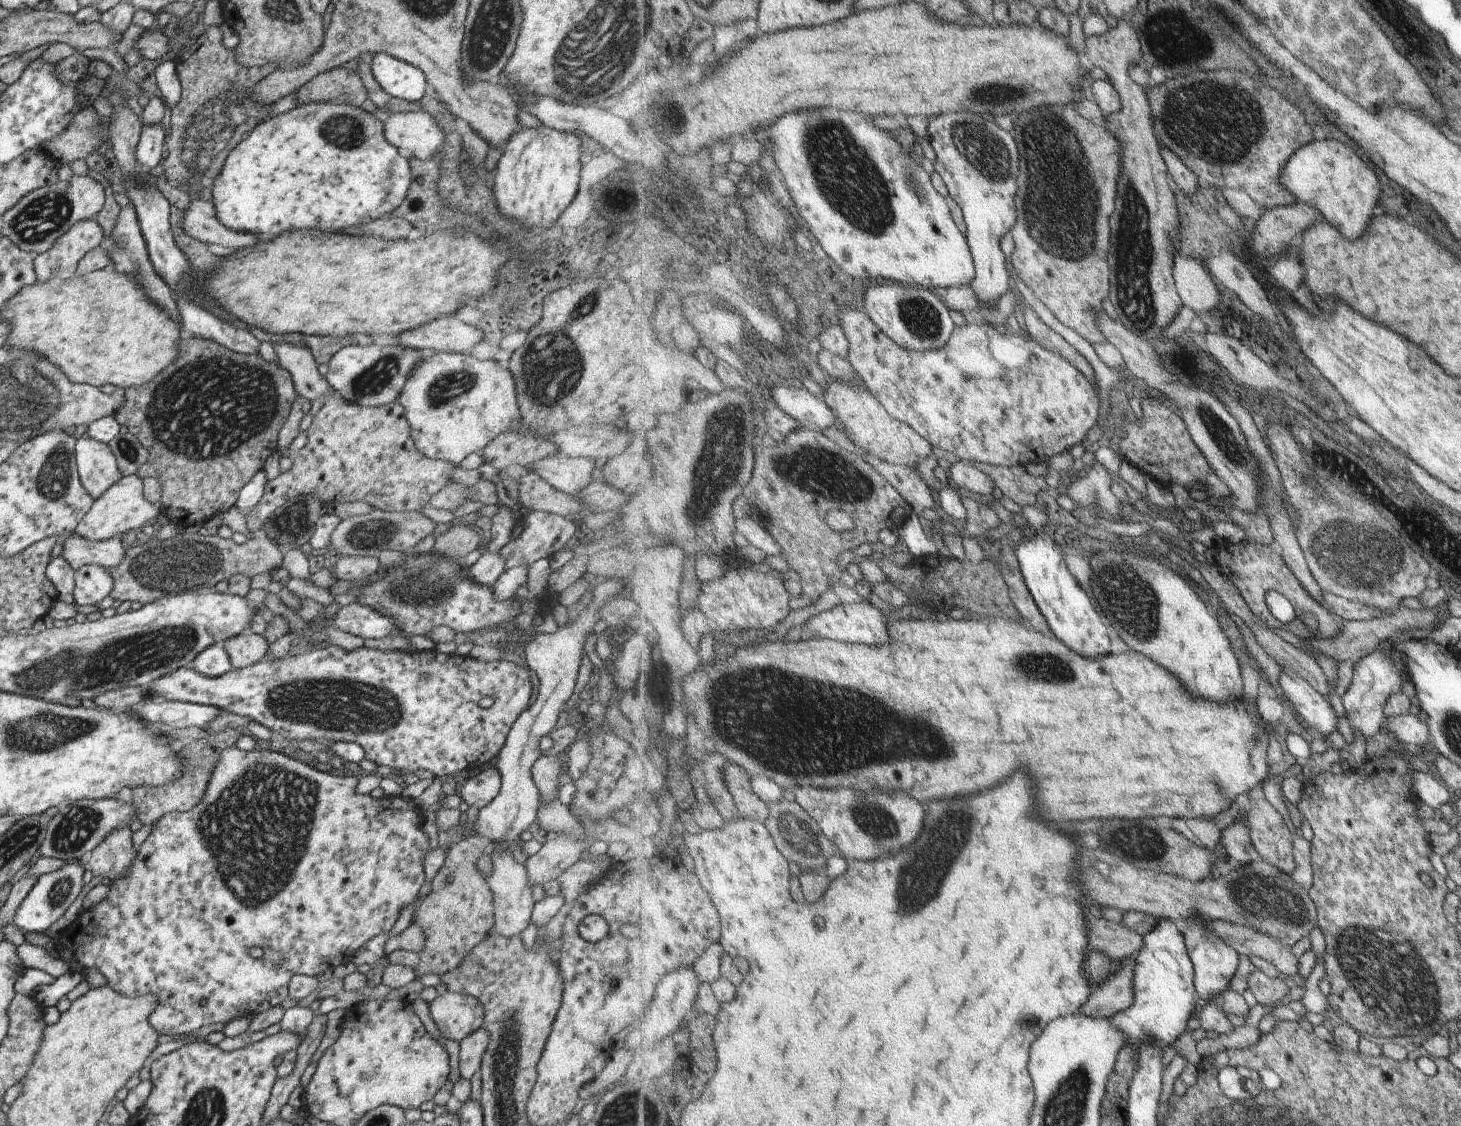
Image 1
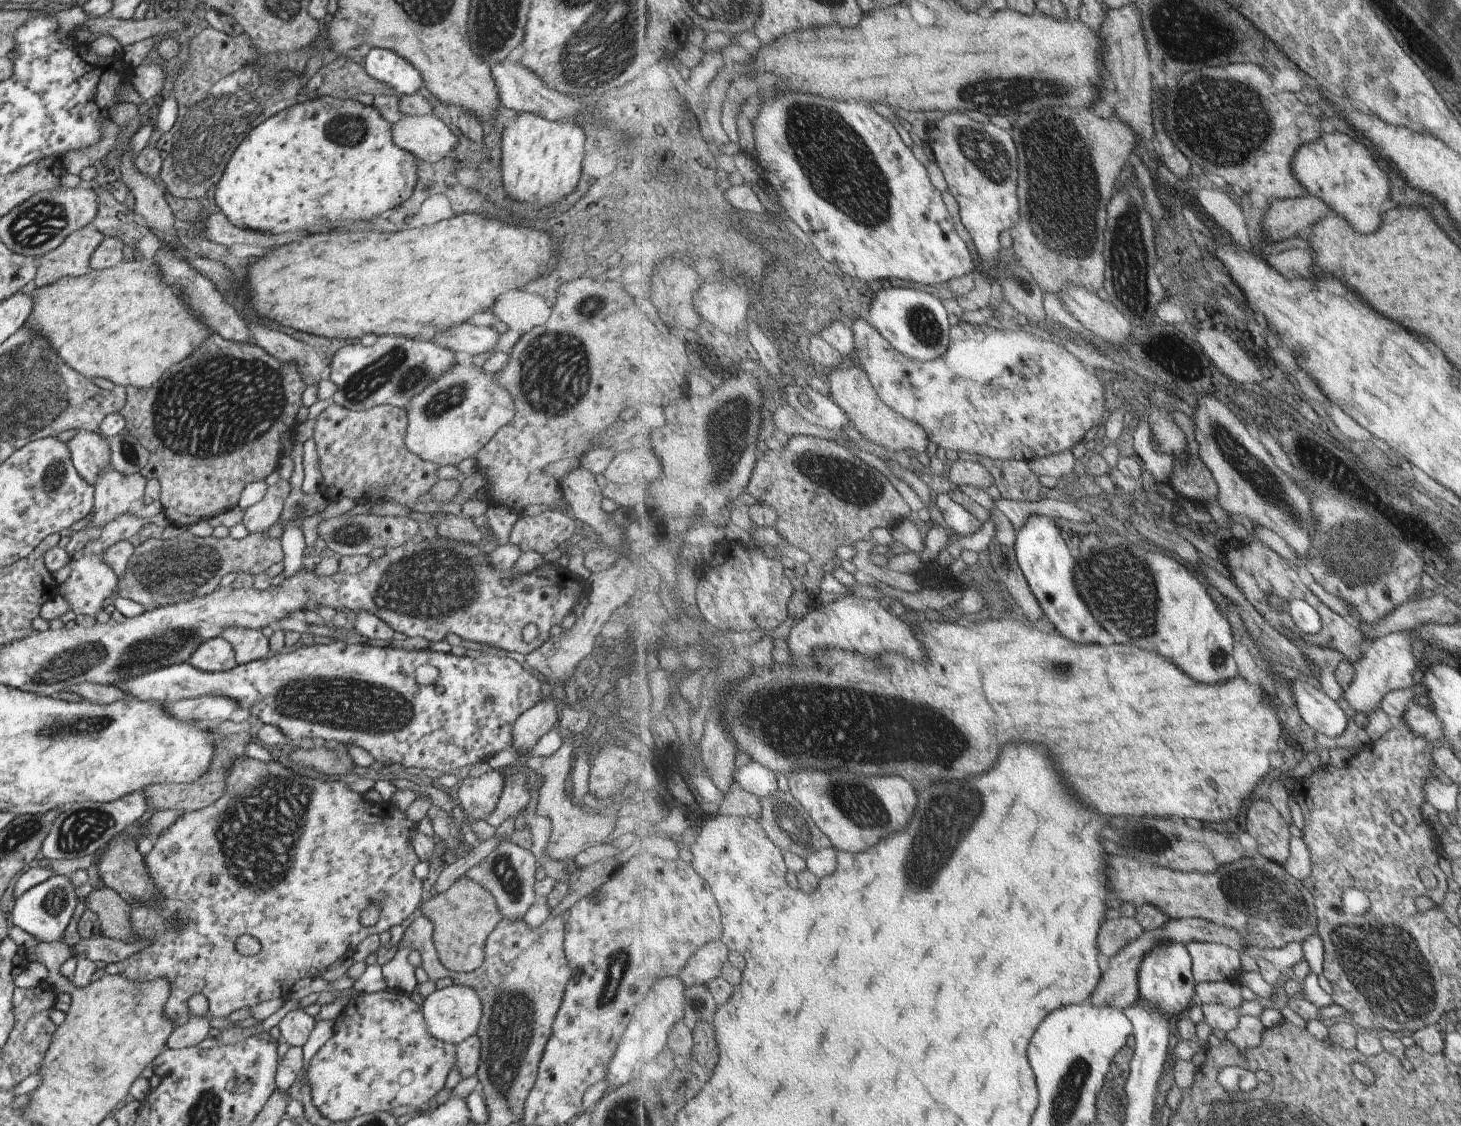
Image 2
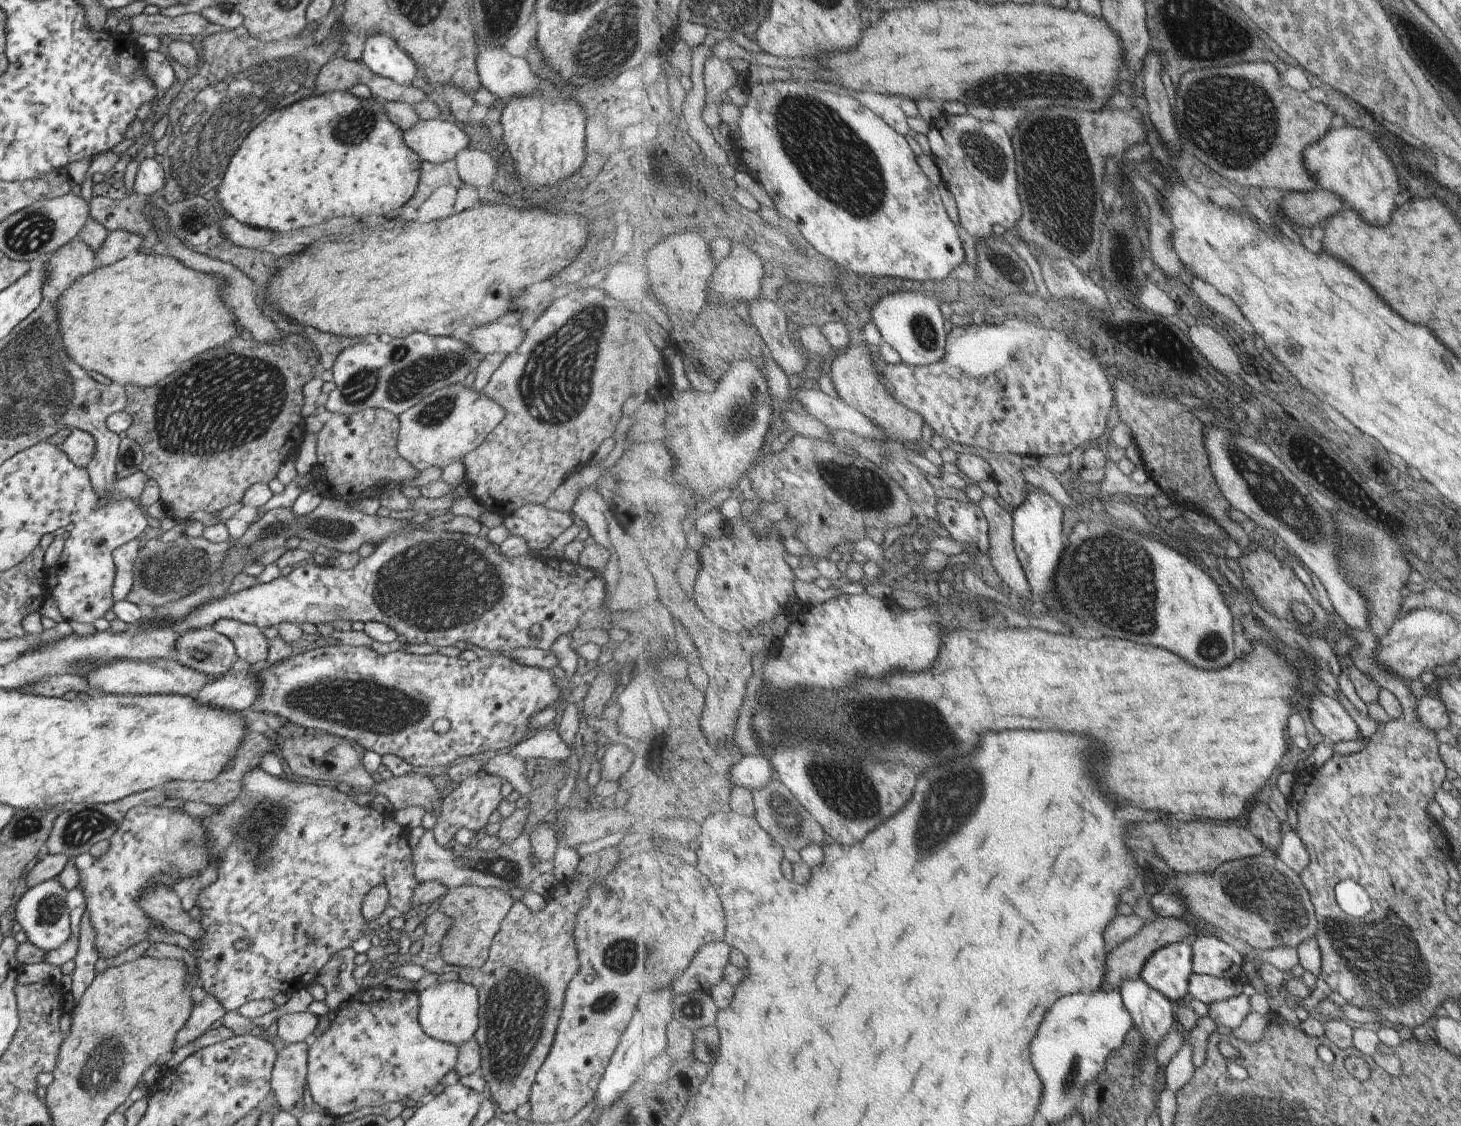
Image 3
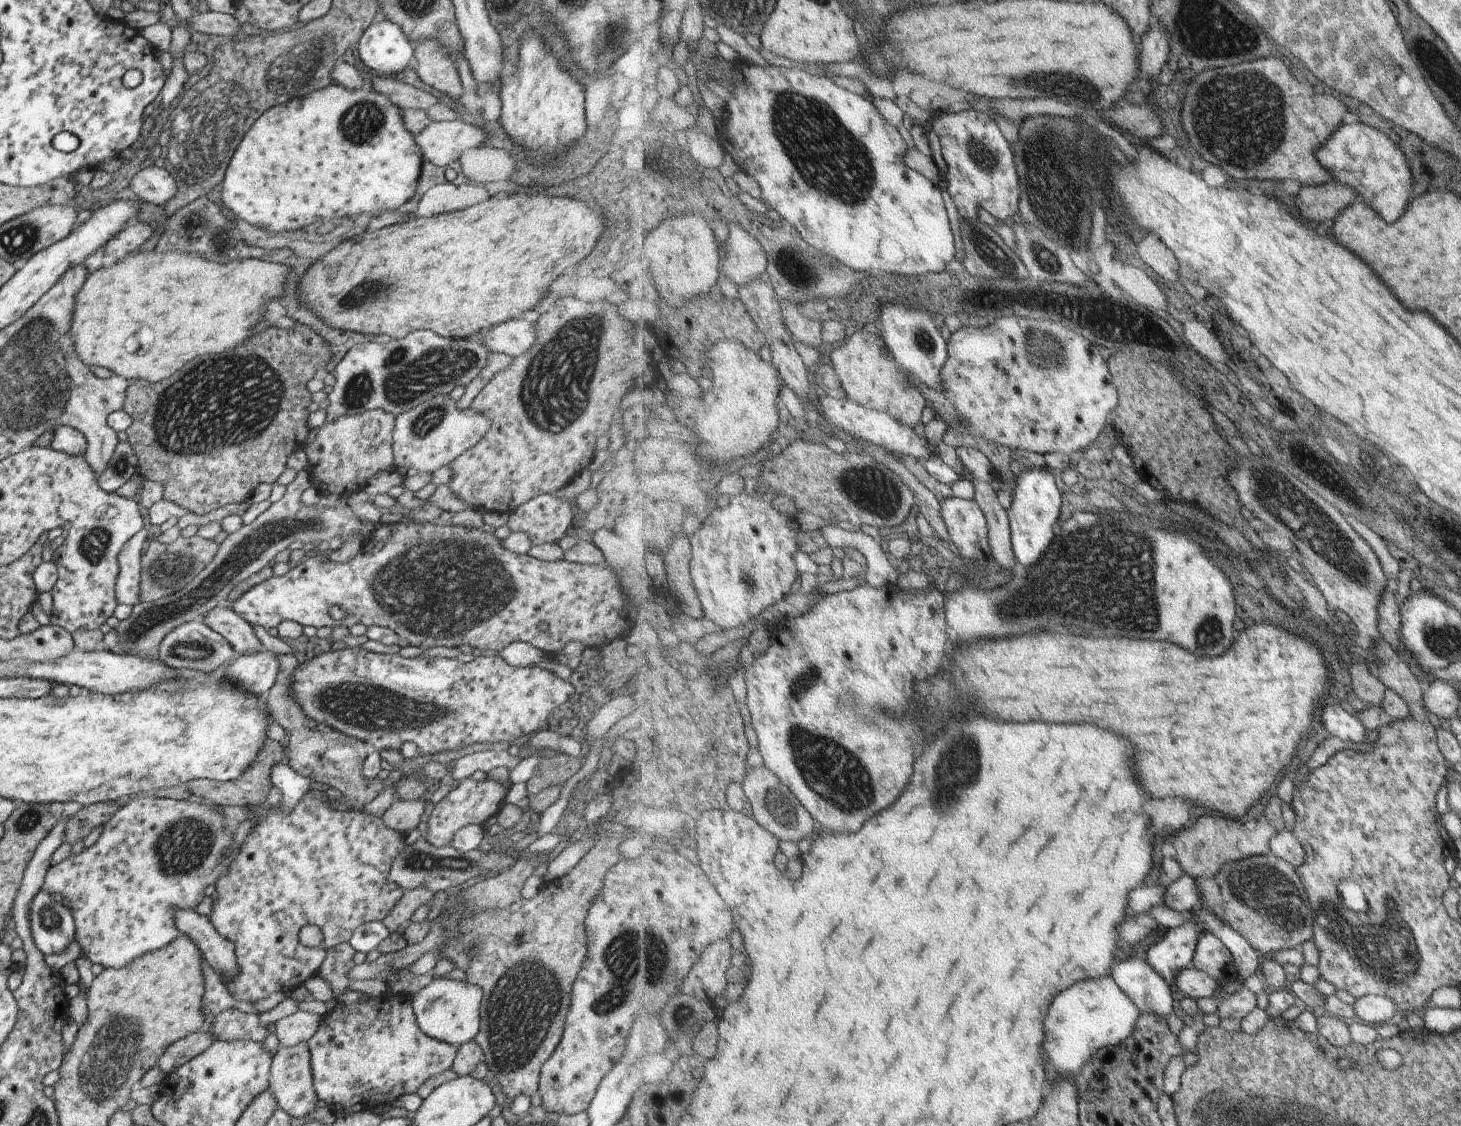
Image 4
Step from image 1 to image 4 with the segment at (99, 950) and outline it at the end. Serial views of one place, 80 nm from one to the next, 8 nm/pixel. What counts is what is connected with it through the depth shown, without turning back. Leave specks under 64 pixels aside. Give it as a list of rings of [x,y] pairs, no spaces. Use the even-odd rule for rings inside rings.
[[[307,789],[306,793],[300,798],[298,805],[294,806],[288,813],[282,811],[282,805],[278,808],[272,808],[266,801],[264,804],[258,803],[250,807],[248,819],[254,820],[254,826],[245,838],[241,849],[237,852],[237,857],[233,858],[233,864],[229,866],[229,873],[224,873],[218,880],[212,890],[209,892],[213,902],[213,908],[209,915],[209,921],[215,926],[216,932],[235,944],[234,954],[237,958],[237,975],[229,980],[224,981],[227,991],[234,1000],[262,1000],[272,993],[287,993],[288,990],[294,990],[298,986],[302,986],[308,979],[318,975],[319,968],[326,960],[328,950],[333,949],[336,945],[346,943],[351,939],[353,932],[364,923],[372,921],[382,922],[398,904],[405,890],[396,883],[392,883],[389,878],[392,861],[406,848],[405,838],[401,831],[394,830],[384,824],[382,818],[366,814],[364,811],[356,811],[353,809],[334,810],[332,809],[332,799],[339,801],[341,804],[345,802],[332,792],[322,792],[317,789]],[[306,924],[316,924],[323,932],[324,942],[322,946],[315,948],[306,948],[300,942],[298,933],[302,926]]]

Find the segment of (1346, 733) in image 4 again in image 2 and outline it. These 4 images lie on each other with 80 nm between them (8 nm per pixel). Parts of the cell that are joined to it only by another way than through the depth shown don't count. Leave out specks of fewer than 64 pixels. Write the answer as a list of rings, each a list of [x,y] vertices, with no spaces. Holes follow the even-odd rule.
[[[1293,679],[1289,684],[1302,720],[1320,738],[1335,739],[1346,730],[1346,714],[1322,688],[1314,687],[1300,679]]]

